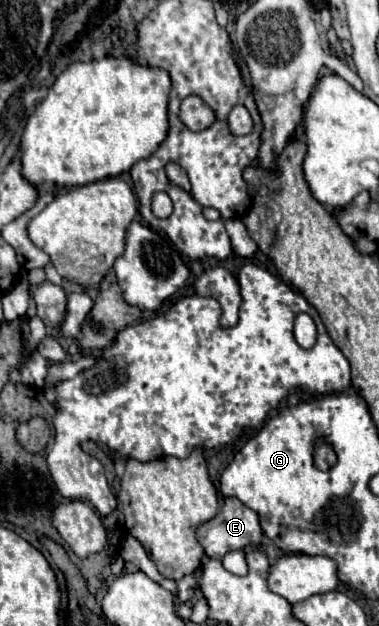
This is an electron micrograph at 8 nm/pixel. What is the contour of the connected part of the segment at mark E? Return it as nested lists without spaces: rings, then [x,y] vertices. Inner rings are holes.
[[[225,498],[215,518],[197,526],[197,540],[209,558],[223,558],[231,550],[257,546],[263,532],[259,516],[237,498]]]

